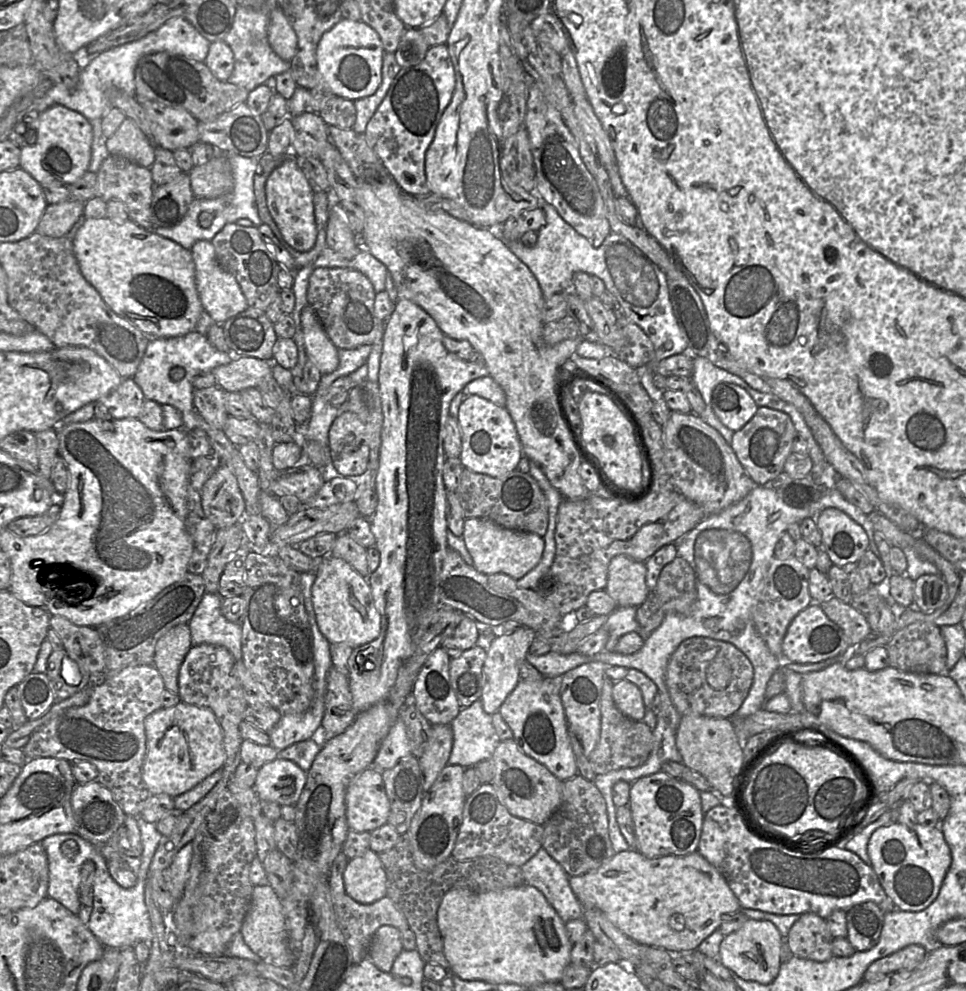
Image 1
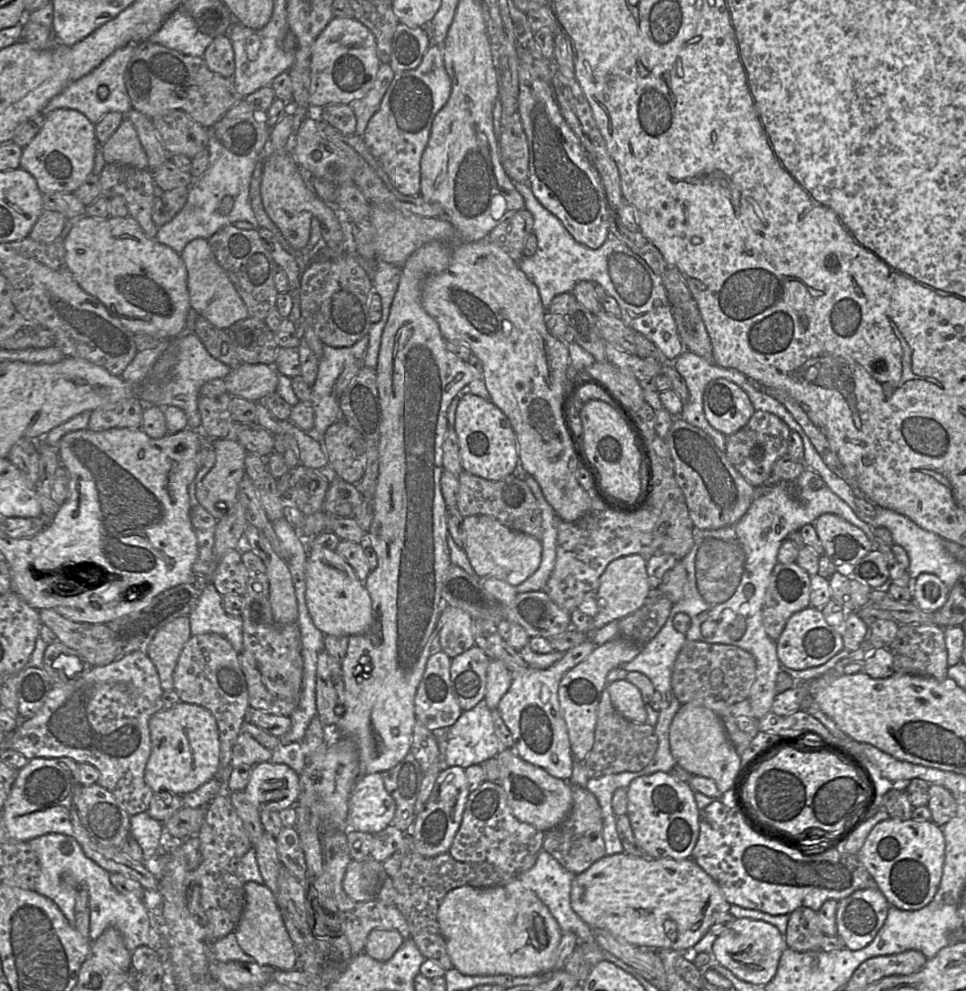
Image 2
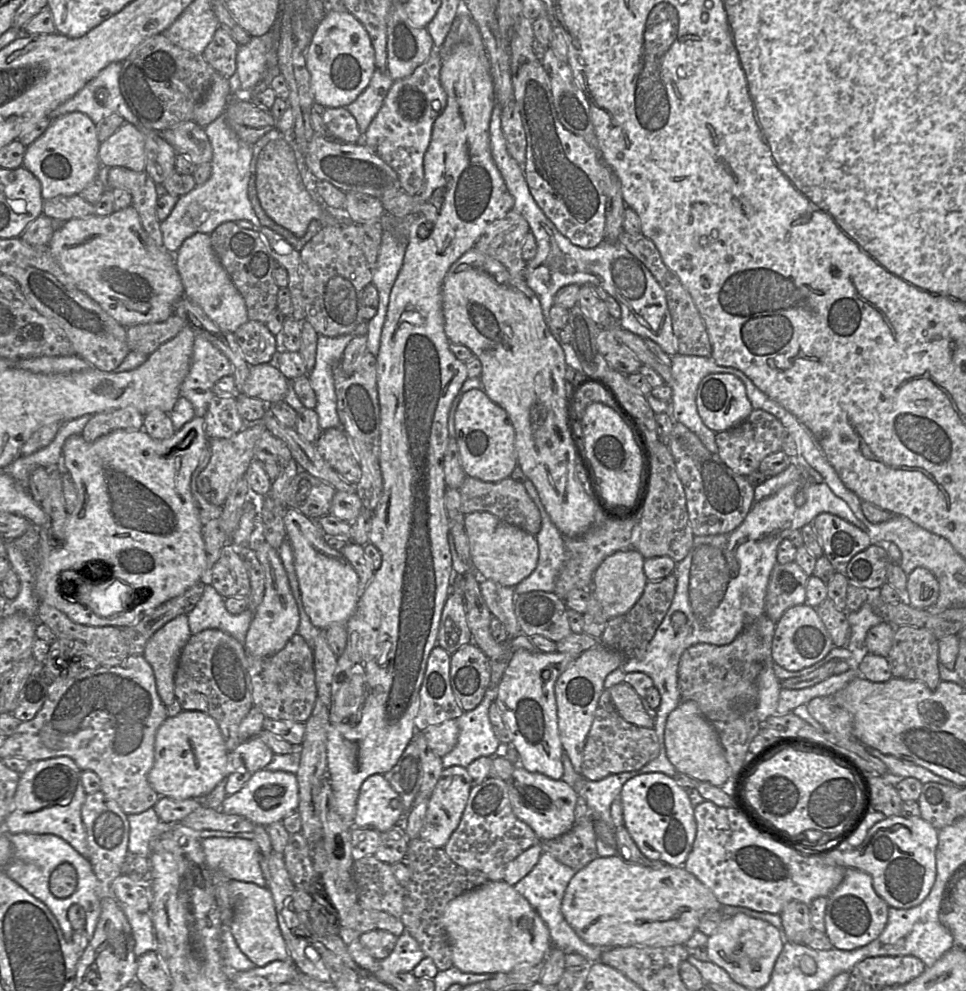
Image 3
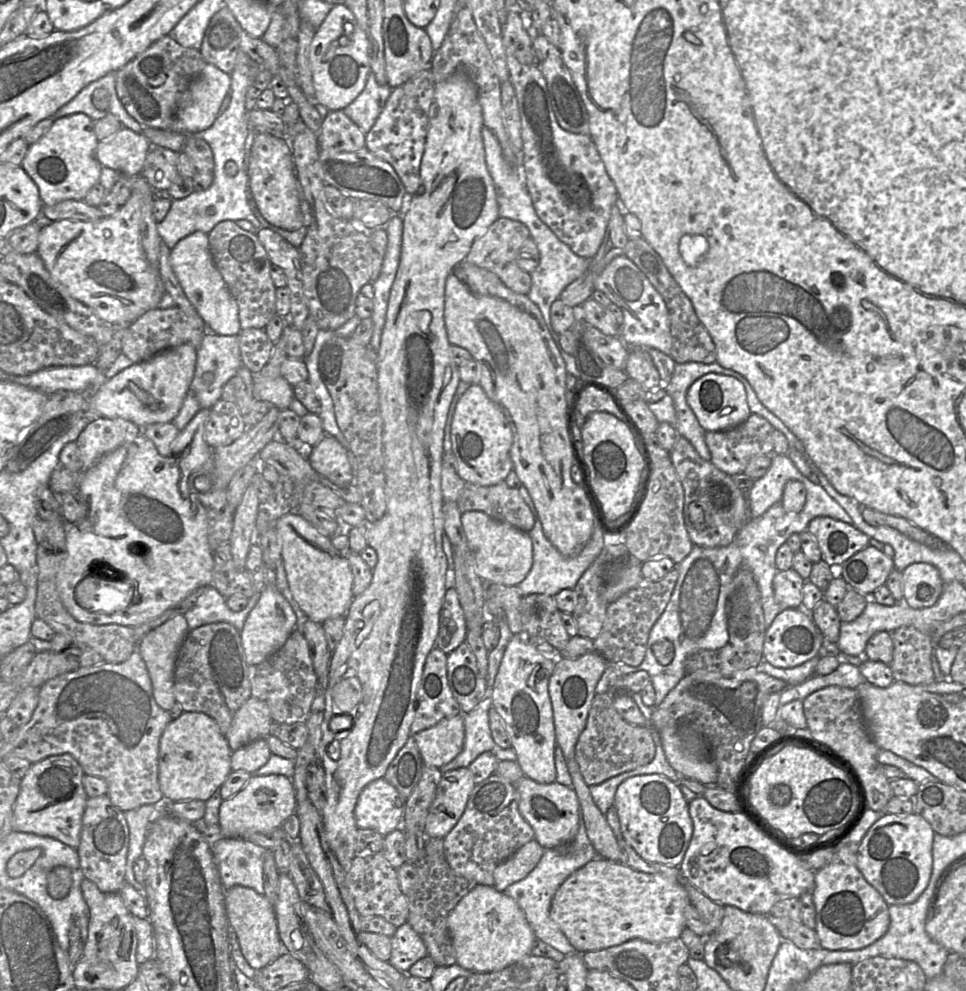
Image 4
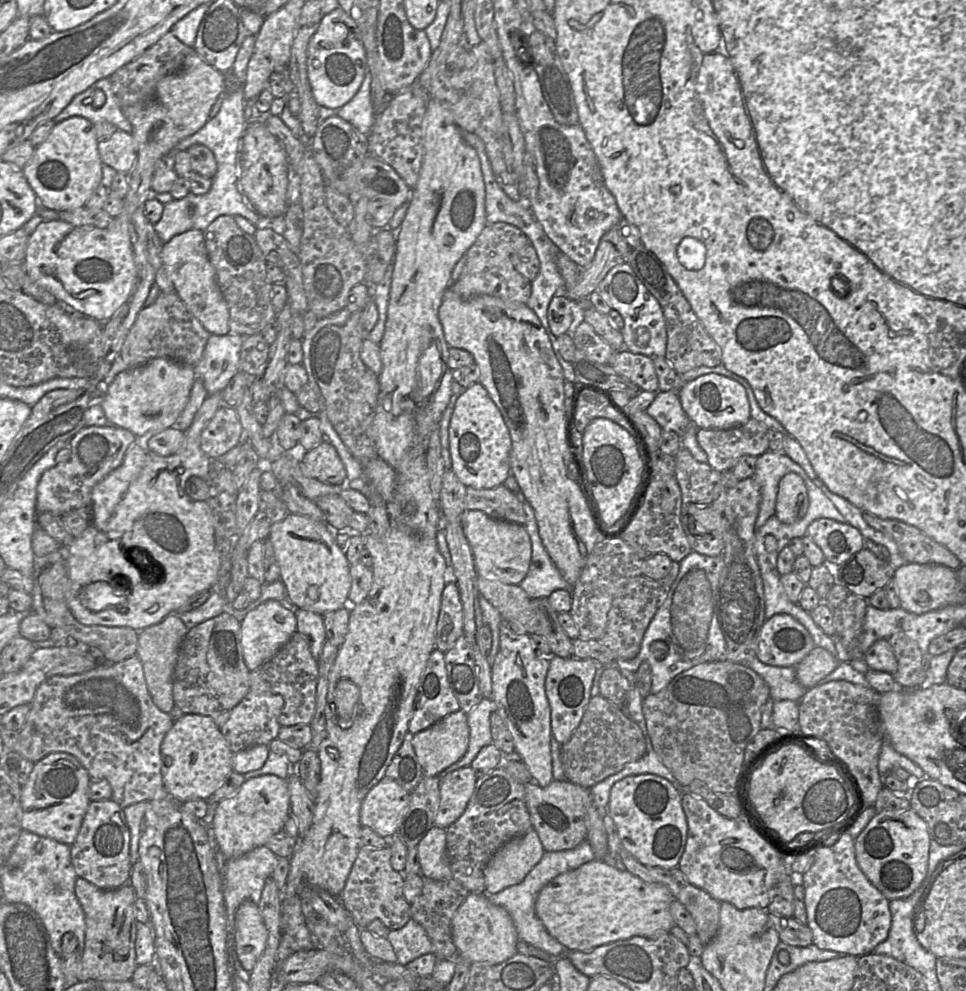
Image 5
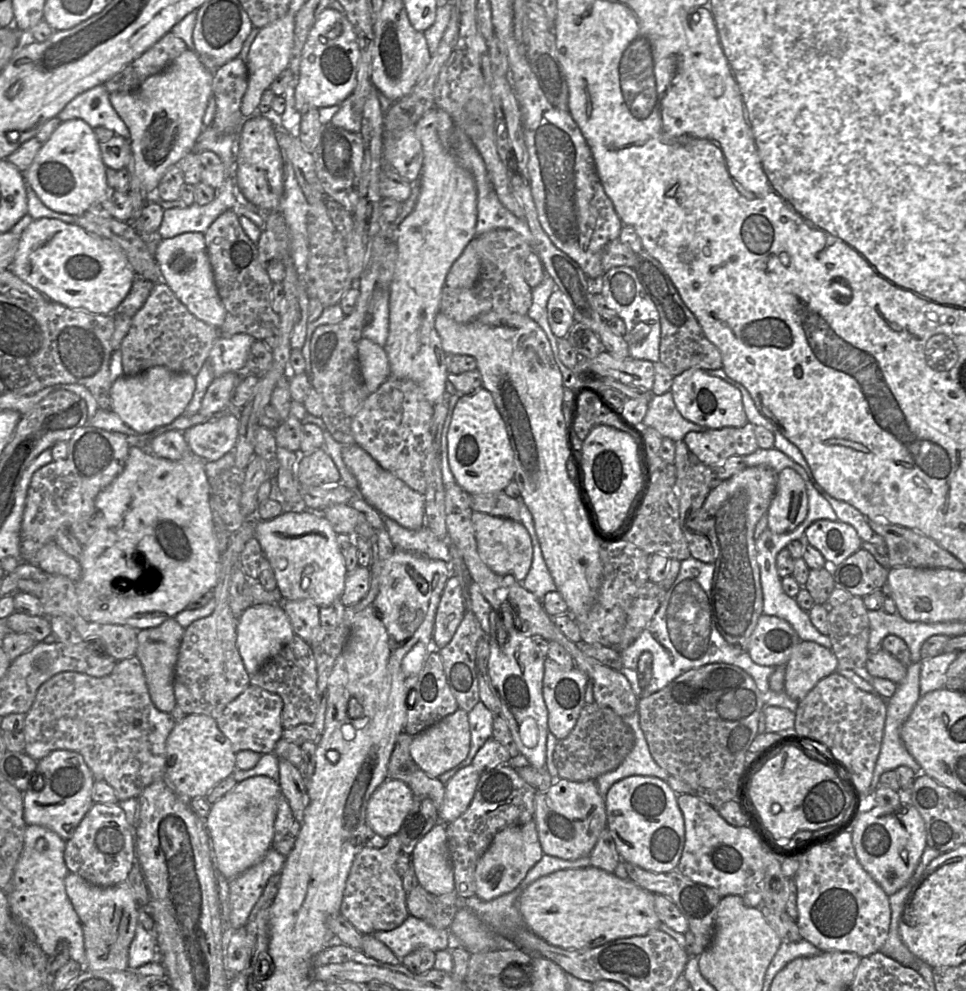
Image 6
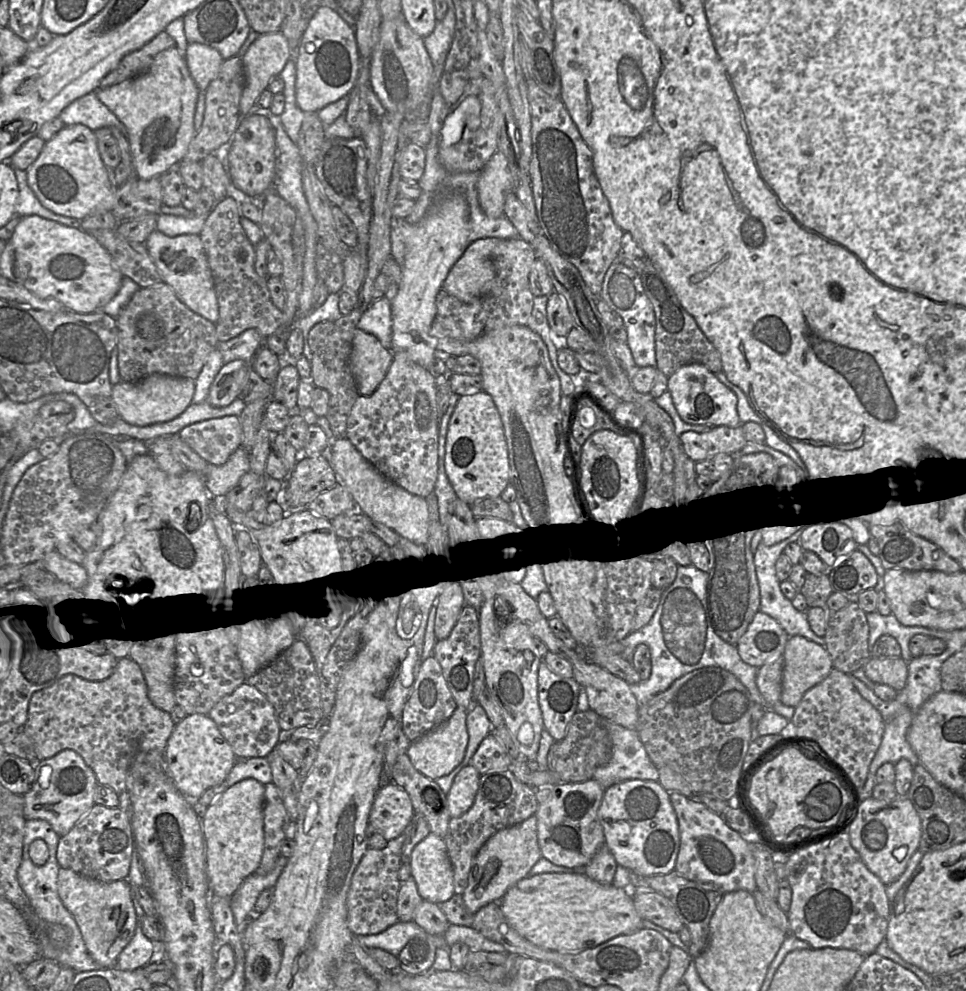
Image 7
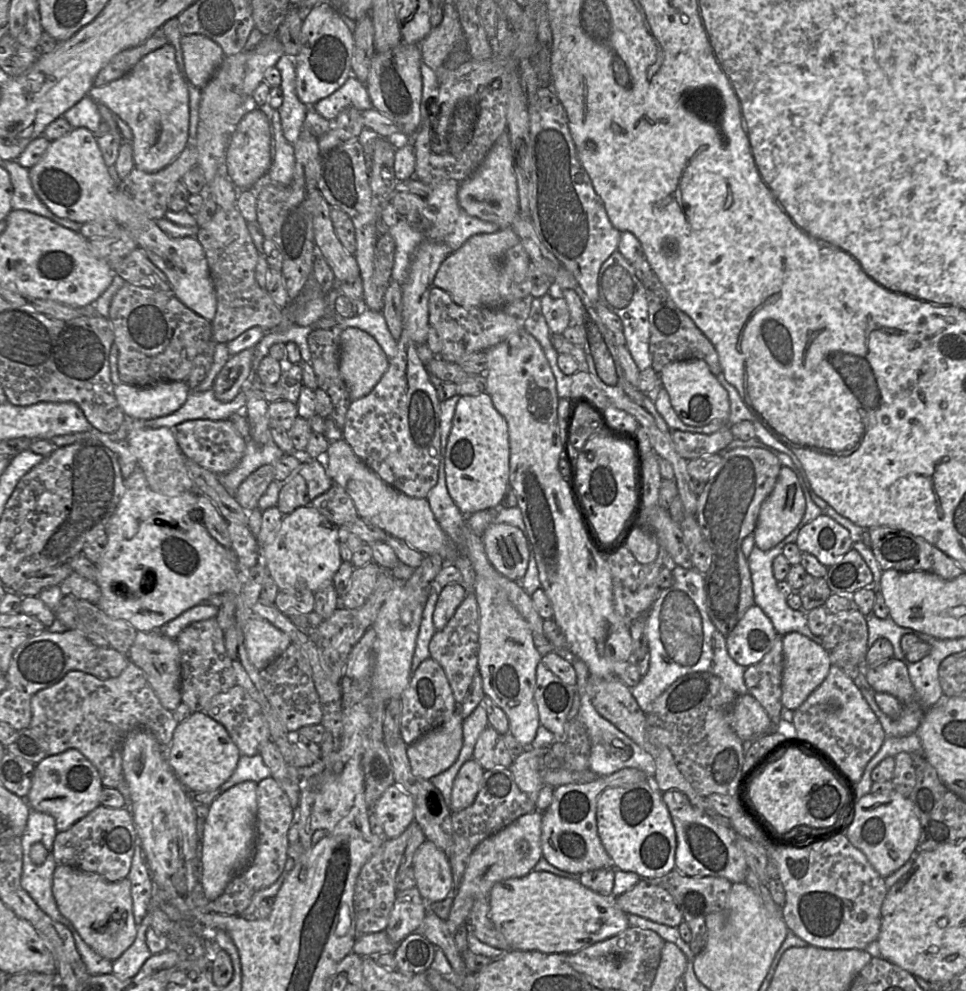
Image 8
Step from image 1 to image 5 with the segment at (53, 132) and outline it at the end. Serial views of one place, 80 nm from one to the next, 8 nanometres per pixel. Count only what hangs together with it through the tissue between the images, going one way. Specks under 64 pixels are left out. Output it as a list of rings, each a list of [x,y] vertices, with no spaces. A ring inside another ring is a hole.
[[[72,116],[57,122],[46,140],[35,146],[32,157],[22,171],[43,206],[56,211],[86,206],[102,180],[103,163],[98,143],[94,124],[82,116]]]

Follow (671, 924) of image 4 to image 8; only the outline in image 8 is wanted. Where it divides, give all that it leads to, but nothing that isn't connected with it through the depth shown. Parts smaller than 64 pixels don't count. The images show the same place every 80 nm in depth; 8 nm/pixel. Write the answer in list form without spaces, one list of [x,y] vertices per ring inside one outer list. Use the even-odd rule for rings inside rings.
[[[531,871],[518,878],[509,878],[493,885],[489,894],[490,918],[512,950],[571,954],[594,943],[617,935],[628,928],[628,914],[621,910],[616,897],[601,895],[579,881],[547,871]]]

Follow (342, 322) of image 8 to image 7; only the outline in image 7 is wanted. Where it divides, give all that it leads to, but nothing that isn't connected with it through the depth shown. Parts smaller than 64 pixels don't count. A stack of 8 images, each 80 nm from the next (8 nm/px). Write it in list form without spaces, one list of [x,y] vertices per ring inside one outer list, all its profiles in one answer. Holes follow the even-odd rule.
[[[385,296],[373,301],[359,320],[357,329],[372,334],[385,349],[392,350],[391,302]]]

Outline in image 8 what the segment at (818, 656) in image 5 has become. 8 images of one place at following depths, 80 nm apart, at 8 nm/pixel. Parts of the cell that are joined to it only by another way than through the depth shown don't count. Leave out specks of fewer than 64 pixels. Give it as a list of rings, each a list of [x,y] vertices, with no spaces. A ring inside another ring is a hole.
[[[789,632],[782,636],[783,672],[782,707],[796,710],[826,678],[831,662],[826,650],[799,632]]]

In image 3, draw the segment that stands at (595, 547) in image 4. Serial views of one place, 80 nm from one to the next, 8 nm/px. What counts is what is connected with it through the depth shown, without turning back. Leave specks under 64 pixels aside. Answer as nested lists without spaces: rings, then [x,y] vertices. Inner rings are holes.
[[[527,479],[523,485],[541,514],[541,529],[535,536],[539,557],[535,570],[514,590],[516,595],[531,591],[554,592],[556,580],[565,563],[565,537],[552,523],[534,484]]]

